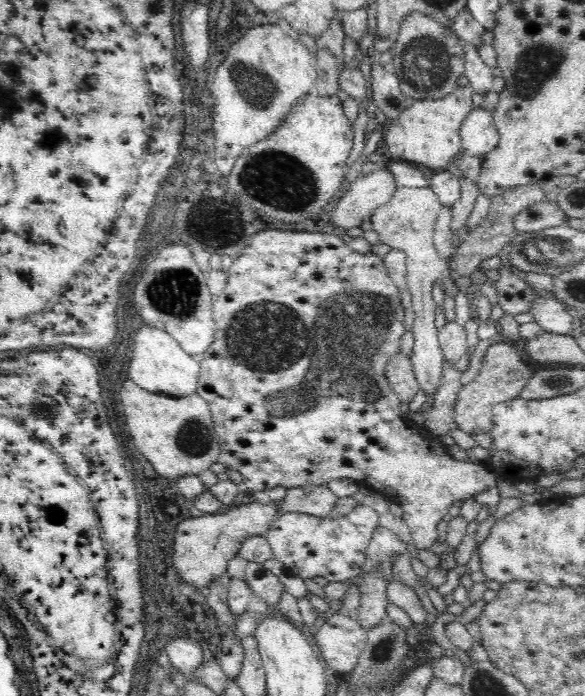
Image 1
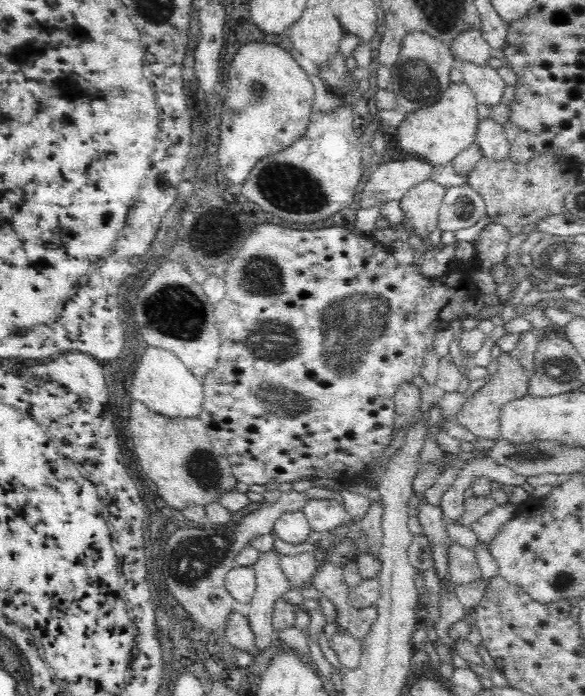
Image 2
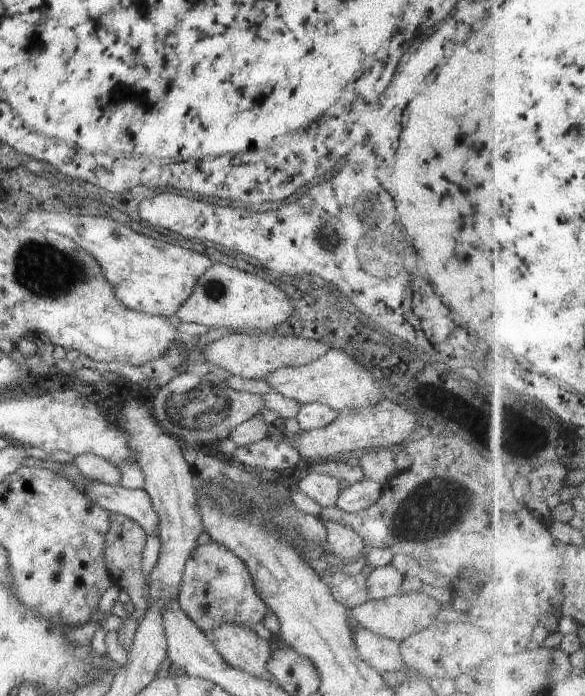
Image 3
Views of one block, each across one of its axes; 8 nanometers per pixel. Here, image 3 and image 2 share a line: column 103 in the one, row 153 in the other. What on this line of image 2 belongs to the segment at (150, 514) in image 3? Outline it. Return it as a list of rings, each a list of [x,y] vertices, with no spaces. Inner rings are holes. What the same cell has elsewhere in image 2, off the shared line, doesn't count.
[[[490,117],[478,123],[475,143],[482,149],[484,157],[495,161],[508,157],[511,149],[504,127]]]

